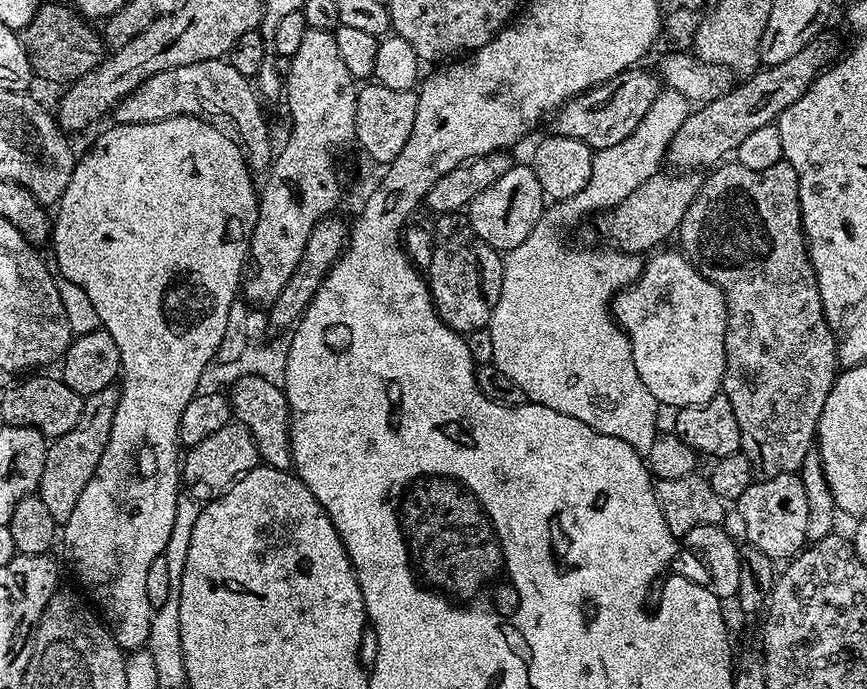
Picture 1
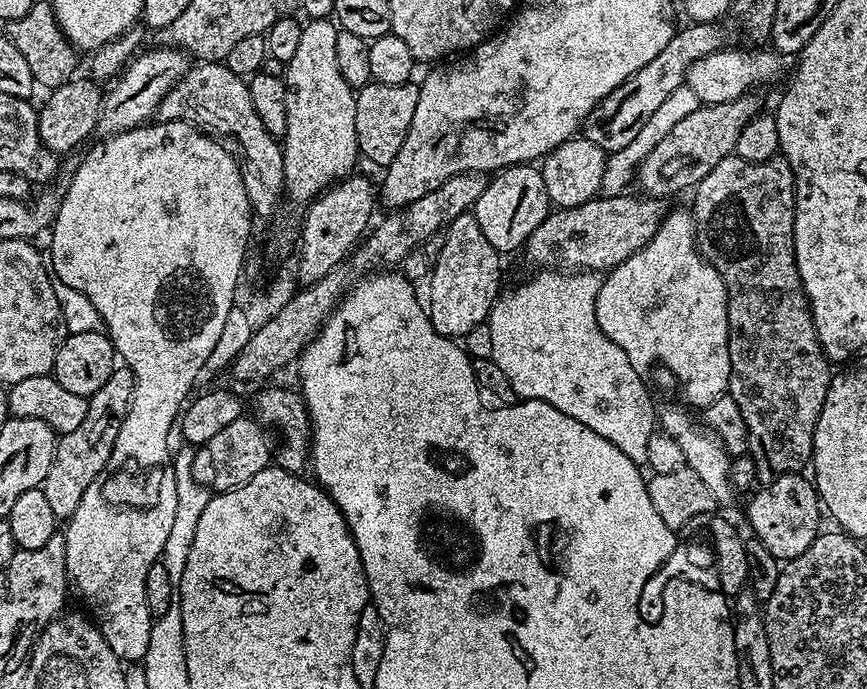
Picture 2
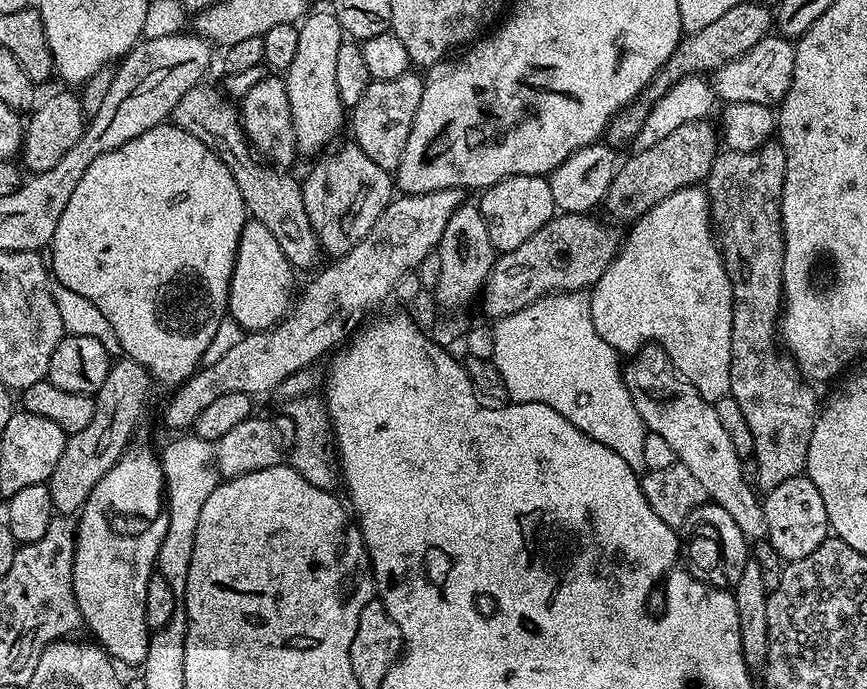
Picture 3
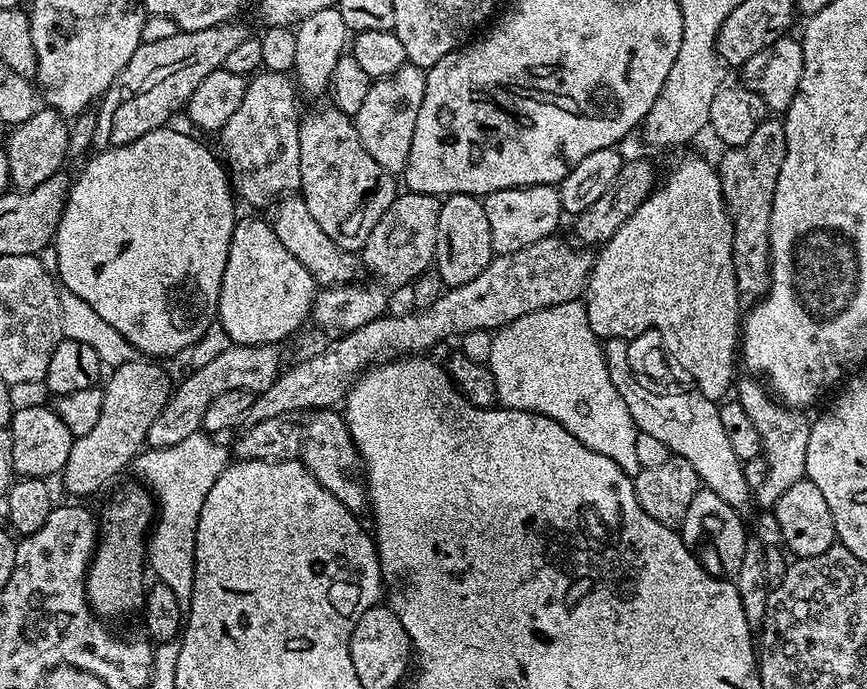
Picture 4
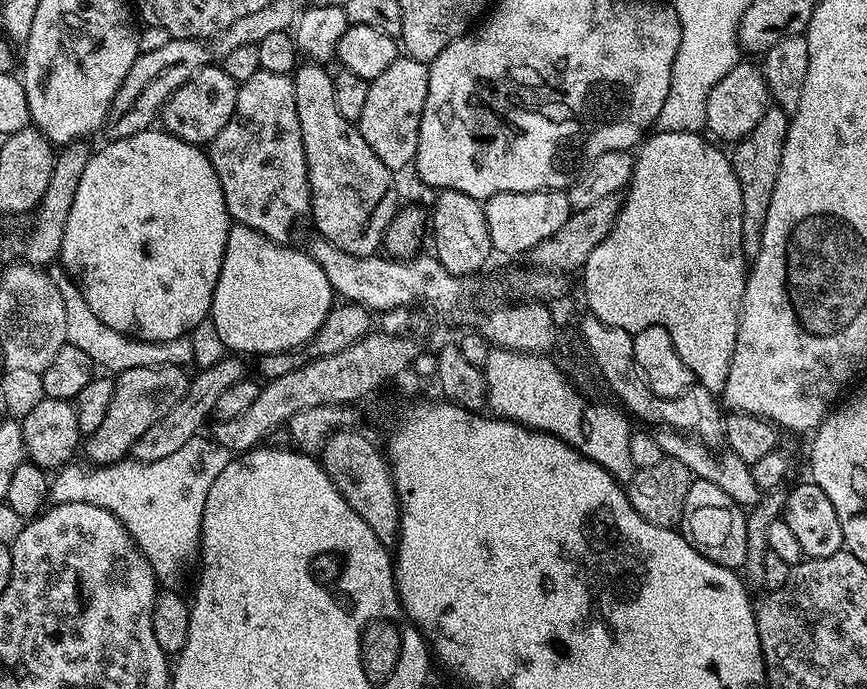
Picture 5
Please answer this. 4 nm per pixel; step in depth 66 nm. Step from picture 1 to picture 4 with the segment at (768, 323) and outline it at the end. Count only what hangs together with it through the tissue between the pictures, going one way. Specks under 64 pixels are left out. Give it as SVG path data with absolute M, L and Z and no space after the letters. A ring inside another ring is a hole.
M766 118L750 134L750 142L742 146L723 149L724 157L718 163L720 185L725 202L732 214L732 249L734 250L734 274L741 297L759 298L768 290L768 279L772 277L770 262L770 210L774 206L774 186L778 182L778 170L782 170L782 158L786 158L786 130L780 118ZM759 379L744 380L735 385L734 396L740 401L742 410L750 417L750 422L758 429L760 451L766 462L766 478L762 478L762 486L754 489L754 500L760 510L775 509L778 498L794 486L794 482L805 479L806 446L810 442L812 420L804 417L805 413L798 408L789 408L781 402Z

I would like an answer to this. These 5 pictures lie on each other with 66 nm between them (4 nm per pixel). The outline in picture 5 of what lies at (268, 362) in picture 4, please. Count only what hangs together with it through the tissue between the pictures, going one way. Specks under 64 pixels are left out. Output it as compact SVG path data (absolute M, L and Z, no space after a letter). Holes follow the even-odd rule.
M228 359L232 360L220 360L217 364L202 369L197 376L193 375L188 381L188 389L182 402L178 402L178 406L174 406L174 410L170 410L170 414L166 414L166 418L154 422L154 426L150 426L150 430L146 430L146 434L142 434L142 438L138 438L138 442L131 450L131 455L139 463L158 462L158 458L167 458L169 454L176 453L179 448L186 446L186 442L190 442L193 436L203 429L200 427L204 423L206 423L205 425L209 423L210 417L216 411L218 397L225 390L230 390L230 386L234 386L234 382L243 380L246 376L244 364L240 361L243 359Z

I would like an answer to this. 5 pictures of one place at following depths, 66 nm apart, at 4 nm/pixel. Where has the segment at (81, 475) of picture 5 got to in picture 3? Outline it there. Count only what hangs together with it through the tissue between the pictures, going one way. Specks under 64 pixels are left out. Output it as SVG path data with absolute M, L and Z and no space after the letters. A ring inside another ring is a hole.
M193 435L189 440L172 440L159 453L164 471L164 491L168 505L168 529L156 559L155 571L170 582L176 597L183 597L186 574L190 570L190 554L194 550L194 530L198 530L198 517L202 505L214 494L218 473L214 463L213 441Z

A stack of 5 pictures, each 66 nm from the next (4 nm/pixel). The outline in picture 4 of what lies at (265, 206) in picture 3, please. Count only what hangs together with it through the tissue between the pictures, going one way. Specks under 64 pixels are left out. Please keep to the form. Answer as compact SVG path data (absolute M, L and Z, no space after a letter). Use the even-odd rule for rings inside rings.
M289 194L277 199L271 212L270 223L274 234L278 234L278 242L282 242L282 246L286 246L286 250L290 250L290 254L294 254L294 258L298 258L298 262L302 262L302 266L306 266L306 270L310 270L317 285L351 284L357 279L357 257L355 260L352 257L355 255L349 249L339 248L330 238L330 234L325 234L322 226L318 226L318 222L314 222L310 210L306 210L303 196Z

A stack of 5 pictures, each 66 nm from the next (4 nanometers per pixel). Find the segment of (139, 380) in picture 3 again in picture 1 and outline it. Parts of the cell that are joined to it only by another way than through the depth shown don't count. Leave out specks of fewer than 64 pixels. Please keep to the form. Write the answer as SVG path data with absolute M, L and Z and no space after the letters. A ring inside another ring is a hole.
M119 387L98 390L98 394L84 397L82 418L74 425L74 430L55 437L48 445L46 466L42 470L42 482L38 495L46 510L55 518L57 525L62 526L74 514L74 506L78 506L78 498L82 498L82 490L86 490L86 482L98 470L98 462L106 450L106 442L110 438L110 426L114 420L114 410L120 397Z

